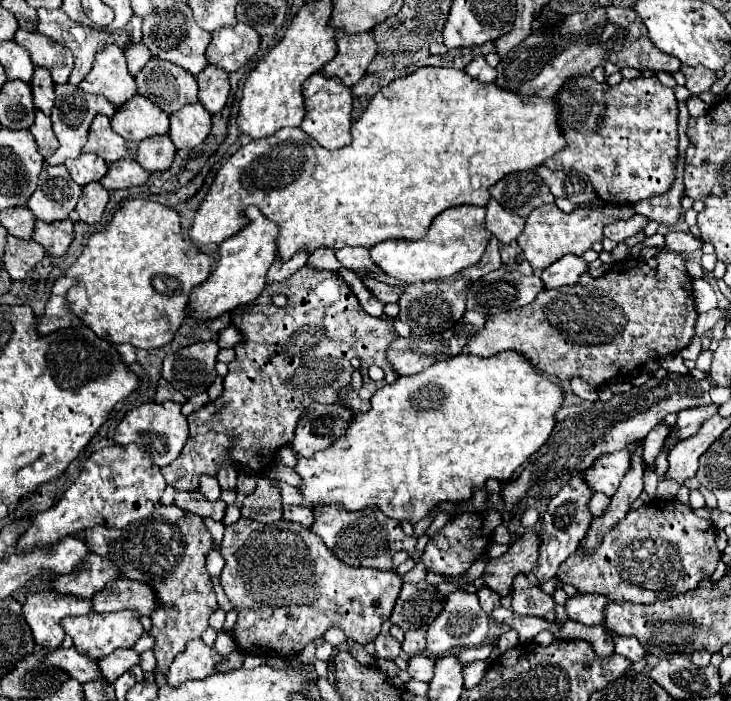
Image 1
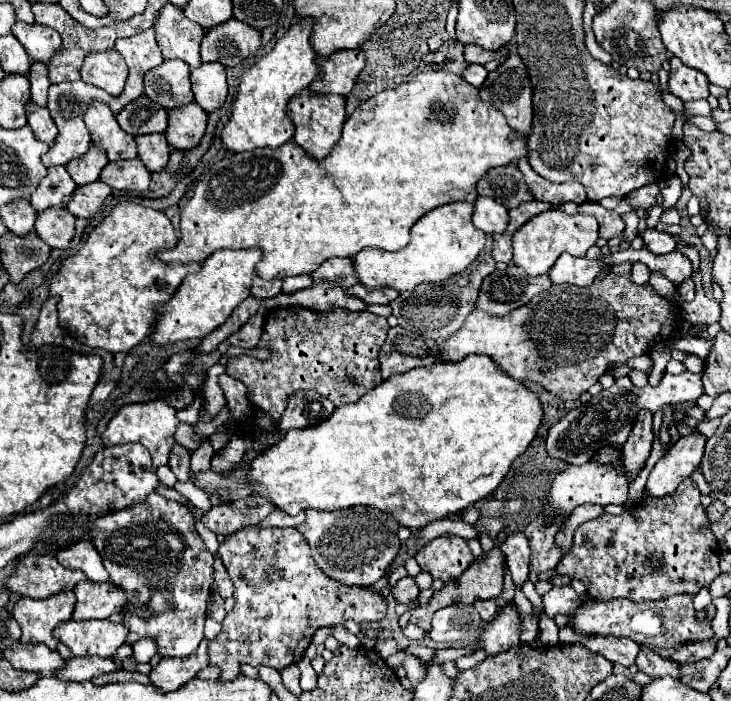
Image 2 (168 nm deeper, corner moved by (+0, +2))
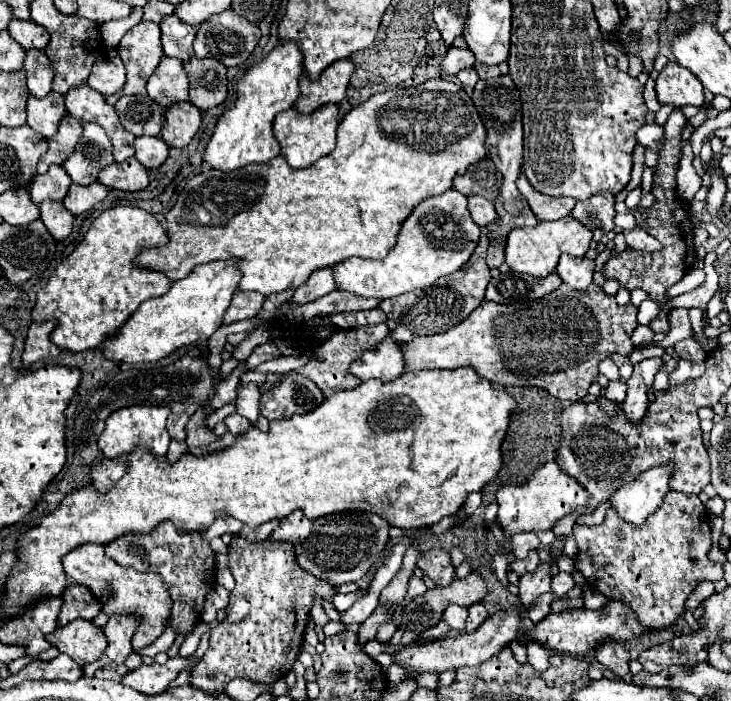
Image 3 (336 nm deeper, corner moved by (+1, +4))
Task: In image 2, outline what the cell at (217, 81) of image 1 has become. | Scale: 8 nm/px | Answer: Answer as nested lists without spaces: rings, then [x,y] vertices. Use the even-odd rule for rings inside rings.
[[[202,63],[198,69],[190,71],[190,83],[196,103],[212,113],[226,101],[228,85],[226,85],[226,69],[222,63]]]

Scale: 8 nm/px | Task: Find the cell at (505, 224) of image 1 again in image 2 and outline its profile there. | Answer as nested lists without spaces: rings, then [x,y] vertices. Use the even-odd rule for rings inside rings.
[[[478,197],[474,203],[472,223],[484,233],[502,233],[508,225],[508,209],[488,197]]]

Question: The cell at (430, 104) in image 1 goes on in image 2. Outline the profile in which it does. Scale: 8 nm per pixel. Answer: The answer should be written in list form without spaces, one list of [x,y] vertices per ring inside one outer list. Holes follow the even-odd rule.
[[[428,71],[428,73],[418,73],[416,79],[402,83],[394,89],[386,89],[368,101],[360,103],[356,111],[348,117],[346,129],[342,131],[340,141],[336,147],[328,153],[328,159],[312,159],[308,157],[294,141],[284,143],[280,149],[254,149],[252,153],[238,153],[238,155],[228,155],[222,161],[214,163],[208,173],[198,181],[194,195],[190,201],[182,207],[180,211],[180,239],[178,245],[170,251],[160,251],[156,257],[164,263],[202,263],[208,259],[214,251],[218,249],[250,249],[258,247],[262,251],[262,259],[256,263],[256,275],[272,281],[276,277],[284,279],[290,275],[310,275],[318,265],[322,265],[326,259],[332,257],[354,257],[358,251],[366,247],[382,249],[382,251],[400,251],[402,247],[408,245],[410,241],[410,227],[414,221],[418,221],[424,213],[438,205],[454,203],[454,201],[468,201],[474,203],[478,199],[476,193],[476,181],[486,173],[486,169],[492,169],[496,165],[508,165],[512,161],[520,161],[520,157],[528,155],[526,139],[524,141],[510,141],[508,135],[512,133],[512,127],[506,125],[504,115],[496,113],[496,109],[484,105],[478,97],[478,89],[468,85],[460,75],[454,73],[444,73],[444,71]]]

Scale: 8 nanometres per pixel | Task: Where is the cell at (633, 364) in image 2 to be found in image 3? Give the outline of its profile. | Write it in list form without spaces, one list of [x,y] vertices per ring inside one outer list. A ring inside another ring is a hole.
[[[611,355],[611,359],[615,361],[615,365],[619,367],[619,375],[621,375],[621,379],[629,379],[631,377],[631,373],[633,373],[633,365],[631,365],[631,361],[627,359],[627,357],[623,357],[623,355]]]

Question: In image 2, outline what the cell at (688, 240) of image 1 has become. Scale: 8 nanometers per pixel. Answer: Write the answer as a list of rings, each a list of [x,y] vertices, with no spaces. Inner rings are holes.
[[[644,229],[644,231],[640,231],[640,237],[644,239],[644,247],[656,255],[672,253],[676,249],[676,241],[668,233],[662,233],[656,229]]]

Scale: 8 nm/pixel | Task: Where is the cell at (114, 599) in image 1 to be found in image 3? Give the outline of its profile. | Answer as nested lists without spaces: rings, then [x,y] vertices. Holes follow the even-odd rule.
[[[69,583],[63,591],[63,607],[59,613],[59,623],[67,625],[73,619],[95,619],[101,613],[99,599],[87,591],[87,587],[81,587],[79,583]]]

